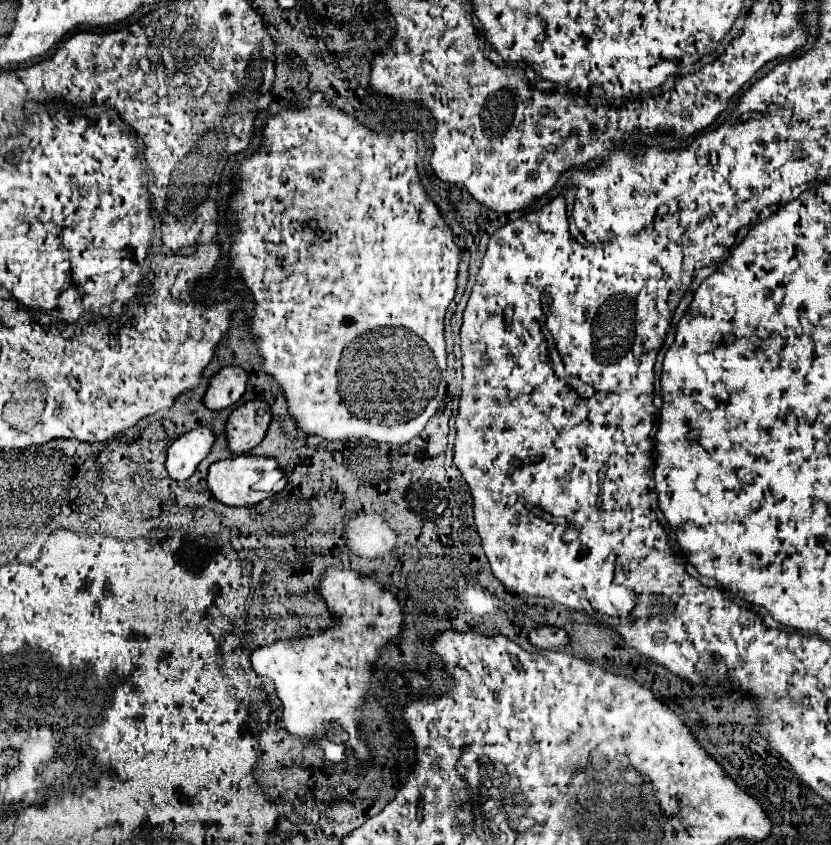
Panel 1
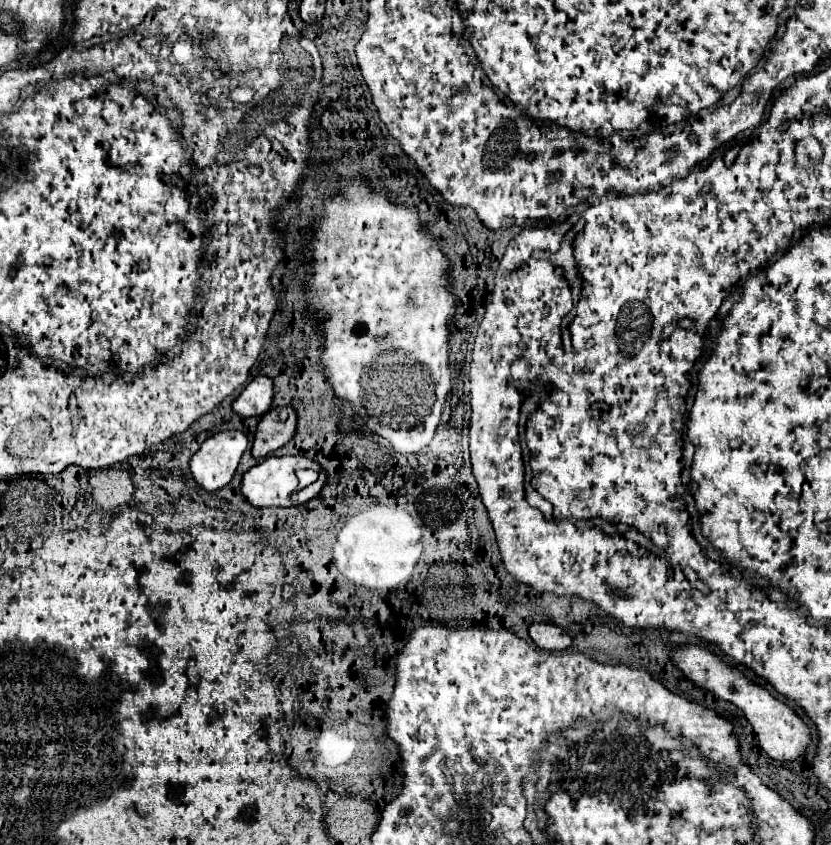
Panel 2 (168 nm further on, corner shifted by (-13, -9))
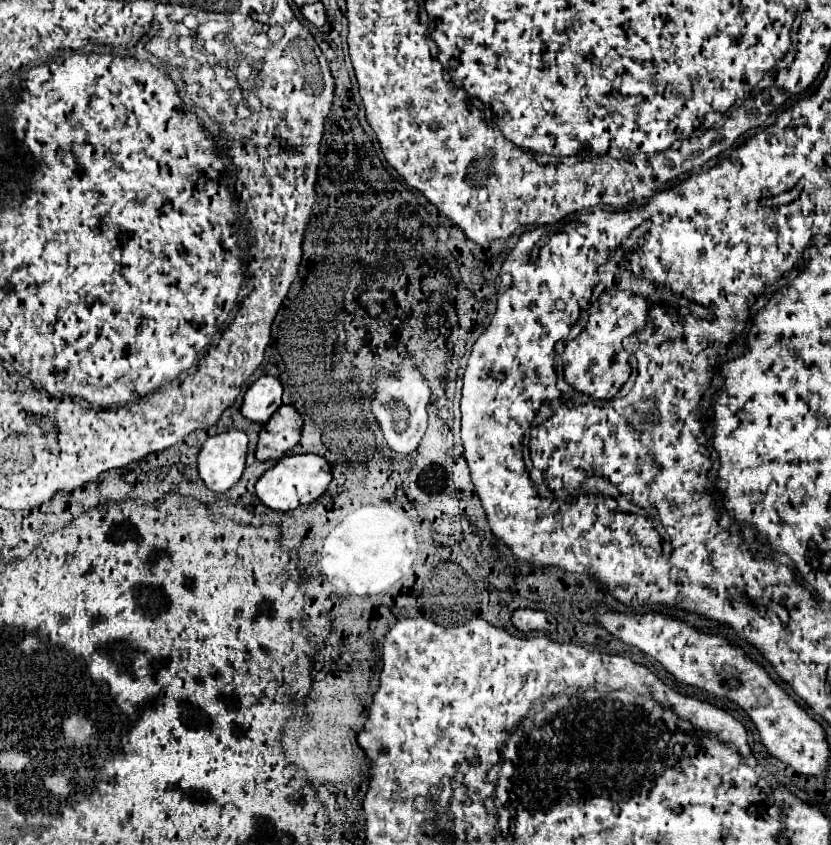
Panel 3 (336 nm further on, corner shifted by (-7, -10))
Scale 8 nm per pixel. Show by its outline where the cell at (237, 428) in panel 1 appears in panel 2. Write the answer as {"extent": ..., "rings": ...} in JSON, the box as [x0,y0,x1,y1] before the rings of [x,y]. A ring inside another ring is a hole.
{"extent":[252,407,296,457],"rings":[[[274,407],[272,411],[268,411],[260,419],[256,439],[252,445],[254,457],[266,457],[268,453],[280,449],[282,445],[286,445],[294,437],[294,433],[296,433],[296,411],[292,407],[286,407],[286,409],[288,409],[286,421],[280,421],[280,417],[278,417],[280,407]]]}

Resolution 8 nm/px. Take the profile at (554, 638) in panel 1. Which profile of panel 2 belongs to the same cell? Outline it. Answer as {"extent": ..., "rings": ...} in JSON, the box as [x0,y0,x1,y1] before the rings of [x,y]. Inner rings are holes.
{"extent":[528,623,572,651],"rings":[[[532,623],[528,627],[528,635],[532,637],[532,641],[546,651],[560,651],[560,649],[568,649],[572,639],[570,635],[554,625],[554,623]]]}

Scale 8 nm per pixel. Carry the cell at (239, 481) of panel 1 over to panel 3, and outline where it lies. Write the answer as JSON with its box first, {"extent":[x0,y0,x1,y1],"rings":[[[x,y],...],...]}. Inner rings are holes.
{"extent":[256,454,332,510],"rings":[[[300,454],[300,456],[282,456],[276,466],[268,468],[260,480],[256,482],[256,496],[260,502],[272,510],[294,510],[300,504],[314,502],[324,494],[332,480],[330,464],[316,454]]]}

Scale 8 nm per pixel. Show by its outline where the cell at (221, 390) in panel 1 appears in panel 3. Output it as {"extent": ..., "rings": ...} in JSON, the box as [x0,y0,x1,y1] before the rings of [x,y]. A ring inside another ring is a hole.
{"extent":[240,376,282,424],"rings":[[[260,376],[244,394],[240,412],[244,418],[264,424],[282,404],[282,386],[272,376]]]}

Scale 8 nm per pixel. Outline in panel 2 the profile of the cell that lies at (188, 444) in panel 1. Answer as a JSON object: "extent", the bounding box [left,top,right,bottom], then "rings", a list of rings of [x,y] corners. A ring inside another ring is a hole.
{"extent":[190,431,248,491],"rings":[[[222,431],[208,437],[190,461],[196,483],[206,491],[226,487],[232,481],[246,447],[248,439],[242,431]]]}

